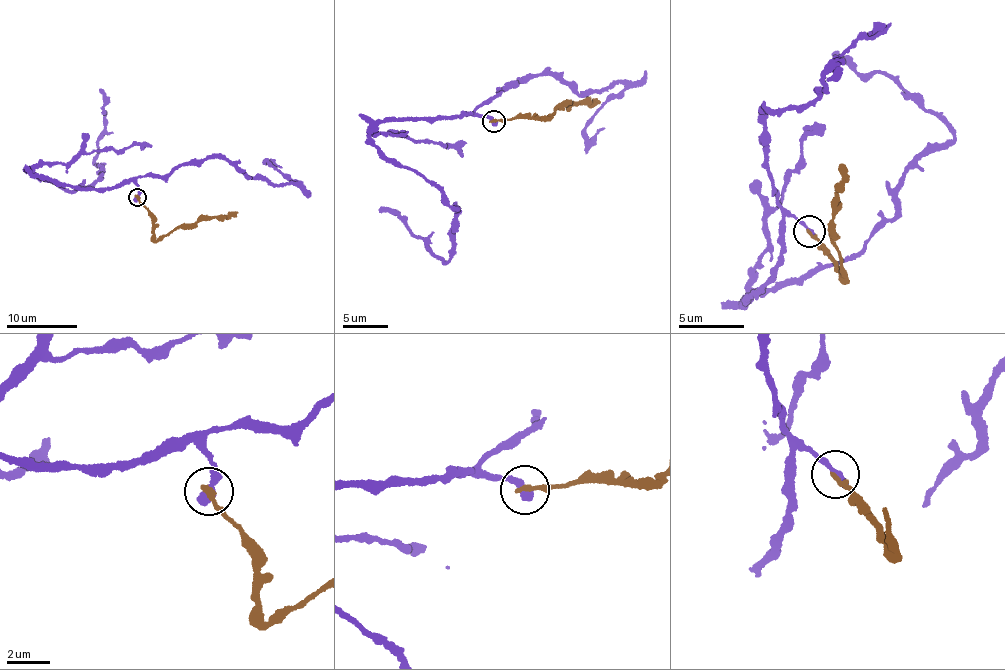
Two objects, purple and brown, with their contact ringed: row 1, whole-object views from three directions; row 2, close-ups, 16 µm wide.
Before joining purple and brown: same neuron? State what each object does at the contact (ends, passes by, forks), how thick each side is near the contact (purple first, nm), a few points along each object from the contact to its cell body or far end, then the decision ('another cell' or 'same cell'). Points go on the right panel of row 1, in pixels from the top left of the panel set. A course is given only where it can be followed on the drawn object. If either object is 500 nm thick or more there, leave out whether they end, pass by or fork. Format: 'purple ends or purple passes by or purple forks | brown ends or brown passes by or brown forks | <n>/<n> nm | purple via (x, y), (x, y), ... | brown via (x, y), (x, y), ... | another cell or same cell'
purple ends | brown ends | 400/260 nm | purple via (809, 231), (779, 223), (778, 261), (742, 303), (862, 249), (891, 220), (902, 173), (953, 137), (834, 51) | brown via (809, 231), (844, 276), (833, 211), (844, 187), (838, 164) | another cell

